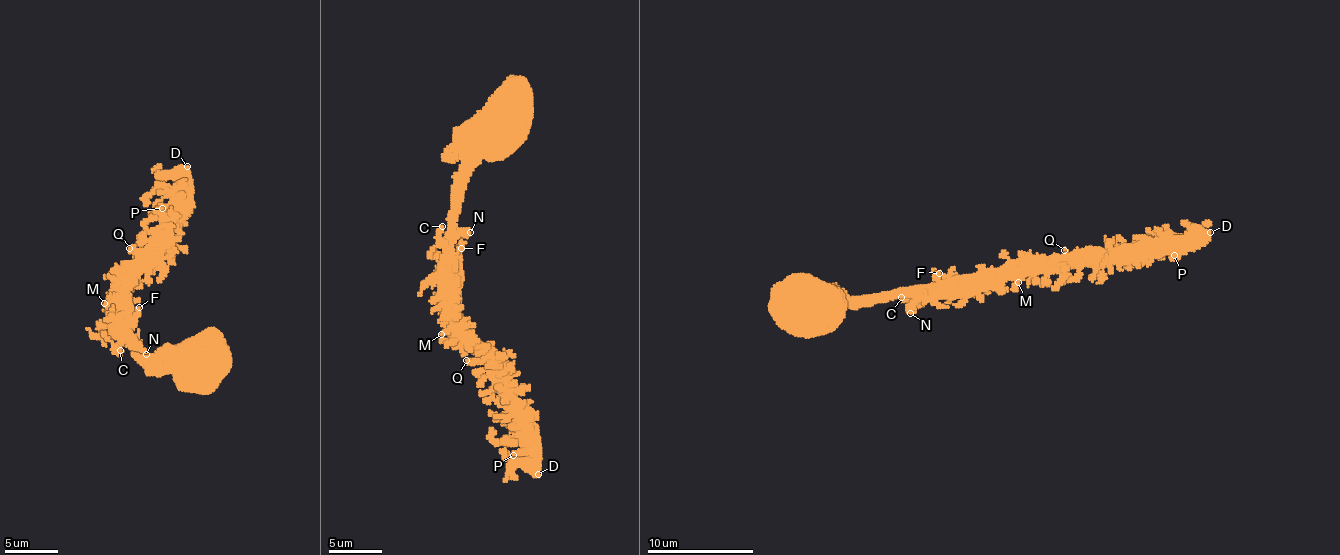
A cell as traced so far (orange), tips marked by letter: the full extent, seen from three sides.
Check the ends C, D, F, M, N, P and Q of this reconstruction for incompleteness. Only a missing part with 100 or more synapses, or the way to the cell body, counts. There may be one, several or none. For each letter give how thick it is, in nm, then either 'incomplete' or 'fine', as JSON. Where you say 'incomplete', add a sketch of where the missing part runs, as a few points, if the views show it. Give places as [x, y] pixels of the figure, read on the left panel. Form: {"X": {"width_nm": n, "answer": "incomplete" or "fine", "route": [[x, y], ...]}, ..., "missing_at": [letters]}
{"C": {"width_nm": 440, "answer": "fine"}, "D": {"width_nm": 600, "answer": "incomplete"}, "F": {"width_nm": 360, "answer": "fine"}, "M": {"width_nm": 320, "answer": "fine"}, "N": {"width_nm": 440, "answer": "fine"}, "P": {"width_nm": 320, "answer": "fine"}, "Q": {"width_nm": 320, "answer": "fine"}, "missing_at": ["D"]}

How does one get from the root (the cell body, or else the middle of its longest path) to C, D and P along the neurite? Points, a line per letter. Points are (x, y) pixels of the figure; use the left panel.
C: (206, 366), (210, 363), (198, 358), (147, 354), (132, 339), (116, 346), (120, 350)
D: (206, 366), (198, 358), (147, 354), (124, 320), (126, 282), (174, 208), (171, 194), (187, 166)
P: (206, 366), (198, 358), (147, 354), (124, 320), (126, 282), (168, 210), (182, 201), (162, 208)

